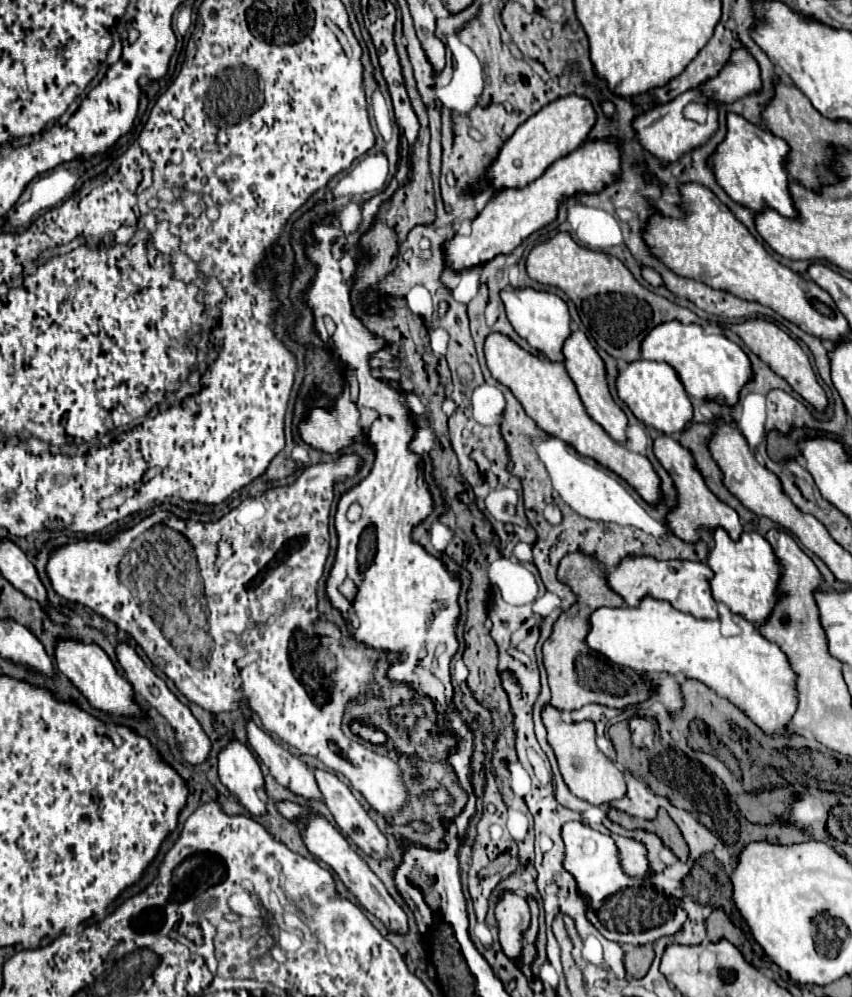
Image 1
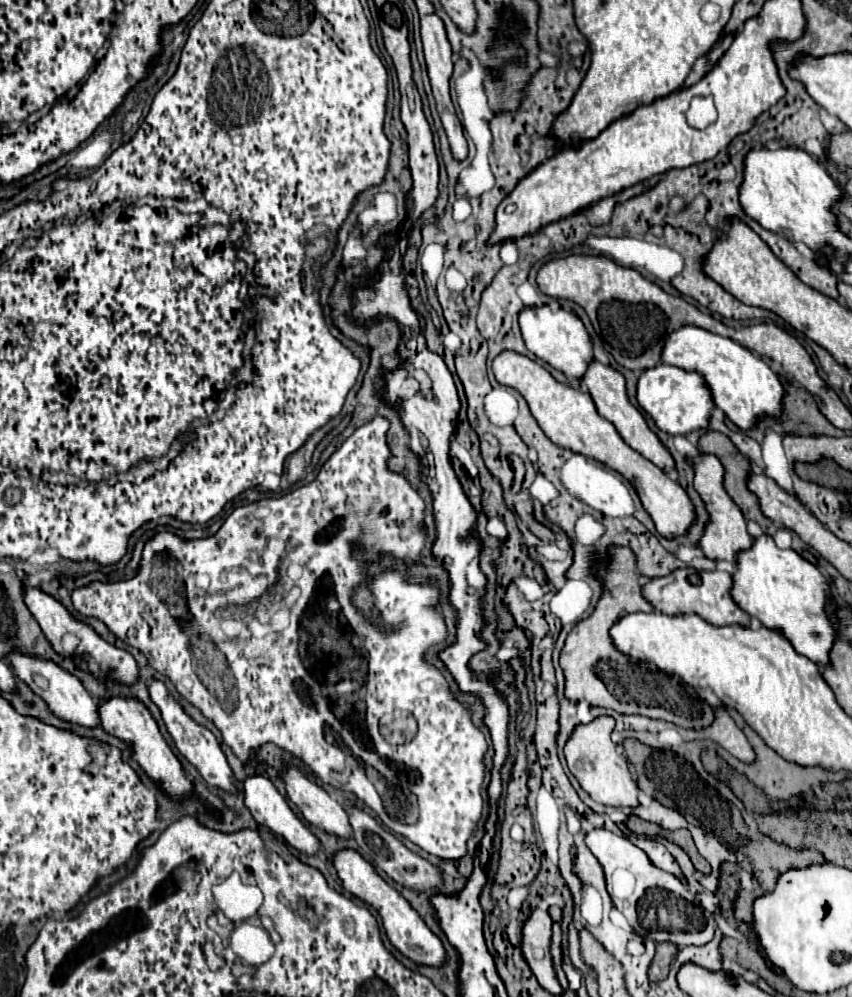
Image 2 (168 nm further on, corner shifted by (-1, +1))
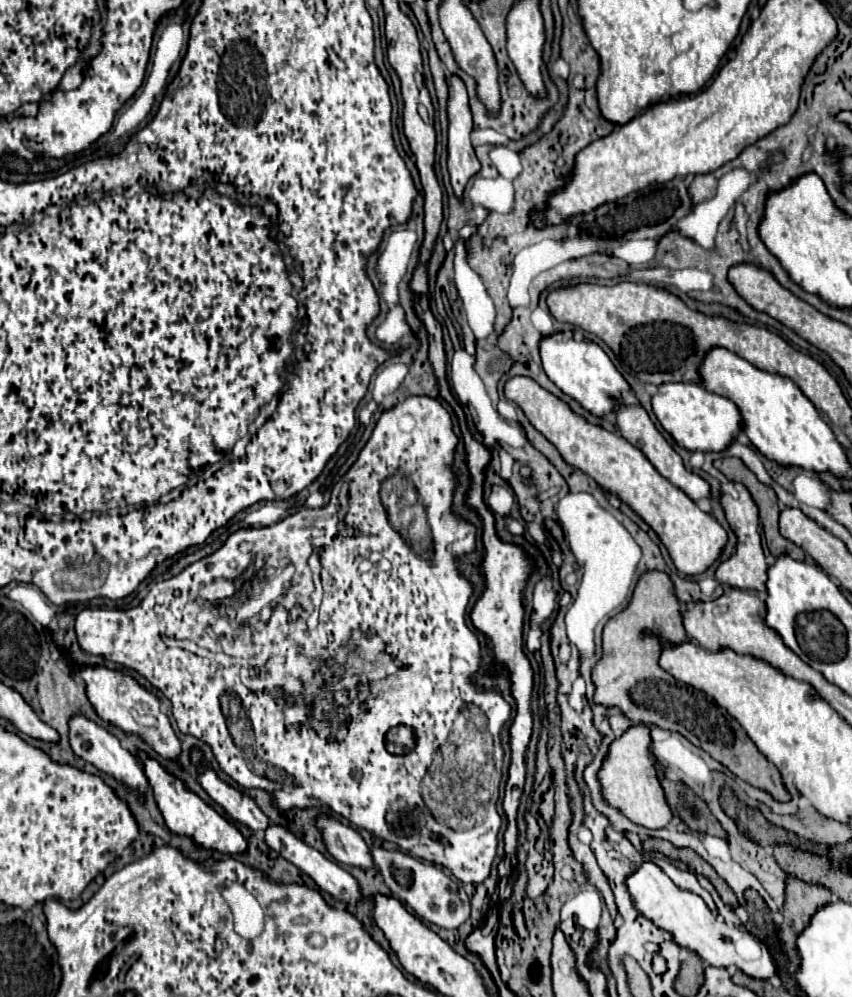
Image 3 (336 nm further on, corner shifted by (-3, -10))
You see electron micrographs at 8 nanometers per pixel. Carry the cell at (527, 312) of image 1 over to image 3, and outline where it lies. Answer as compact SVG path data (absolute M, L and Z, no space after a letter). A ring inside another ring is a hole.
M556 333L542 339L540 357L546 375L558 385L558 389L568 397L576 399L586 411L590 411L596 417L606 417L614 413L616 407L622 403L622 393L630 391L626 379L614 367L610 357L602 351L602 347L596 343L574 341L574 339L564 341L564 337Z

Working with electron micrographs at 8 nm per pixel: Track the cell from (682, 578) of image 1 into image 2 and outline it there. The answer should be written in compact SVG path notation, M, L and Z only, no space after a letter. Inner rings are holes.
M676 568L668 576L650 578L646 584L642 584L642 596L644 596L644 600L648 600L654 606L656 612L664 612L664 614L692 612L714 626L750 624L750 616L734 604L734 600L730 596L730 586L732 586L732 576L728 572Z

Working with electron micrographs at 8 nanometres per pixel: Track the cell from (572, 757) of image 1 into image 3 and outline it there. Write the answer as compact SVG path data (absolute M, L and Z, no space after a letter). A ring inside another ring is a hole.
M646 725L630 727L620 739L610 745L608 759L600 771L602 793L608 803L620 809L630 821L646 827L646 829L662 829L672 821L672 809L664 799L664 789L660 779L664 775L662 767L654 765L652 757L652 737Z

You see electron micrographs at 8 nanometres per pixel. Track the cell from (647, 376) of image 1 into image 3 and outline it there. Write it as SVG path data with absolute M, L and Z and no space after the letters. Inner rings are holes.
M664 383L652 397L652 409L662 427L674 437L674 441L688 451L726 451L730 443L742 433L740 409L716 393L706 391L698 383Z

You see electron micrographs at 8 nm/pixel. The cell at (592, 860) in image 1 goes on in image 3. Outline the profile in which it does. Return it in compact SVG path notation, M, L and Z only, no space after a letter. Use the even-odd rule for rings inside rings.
M650 861L642 863L642 867L636 869L626 879L626 883L636 901L638 911L642 915L646 915L648 919L652 919L658 927L670 931L678 945L696 951L706 965L724 967L724 969L736 967L736 969L744 971L748 977L762 979L762 981L770 981L772 975L776 975L776 963L774 963L768 947L760 939L756 939L754 935L750 935L744 929L738 929L734 925L730 927L722 919L714 917L710 913L708 905L698 895L680 891L658 865L650 863Z

